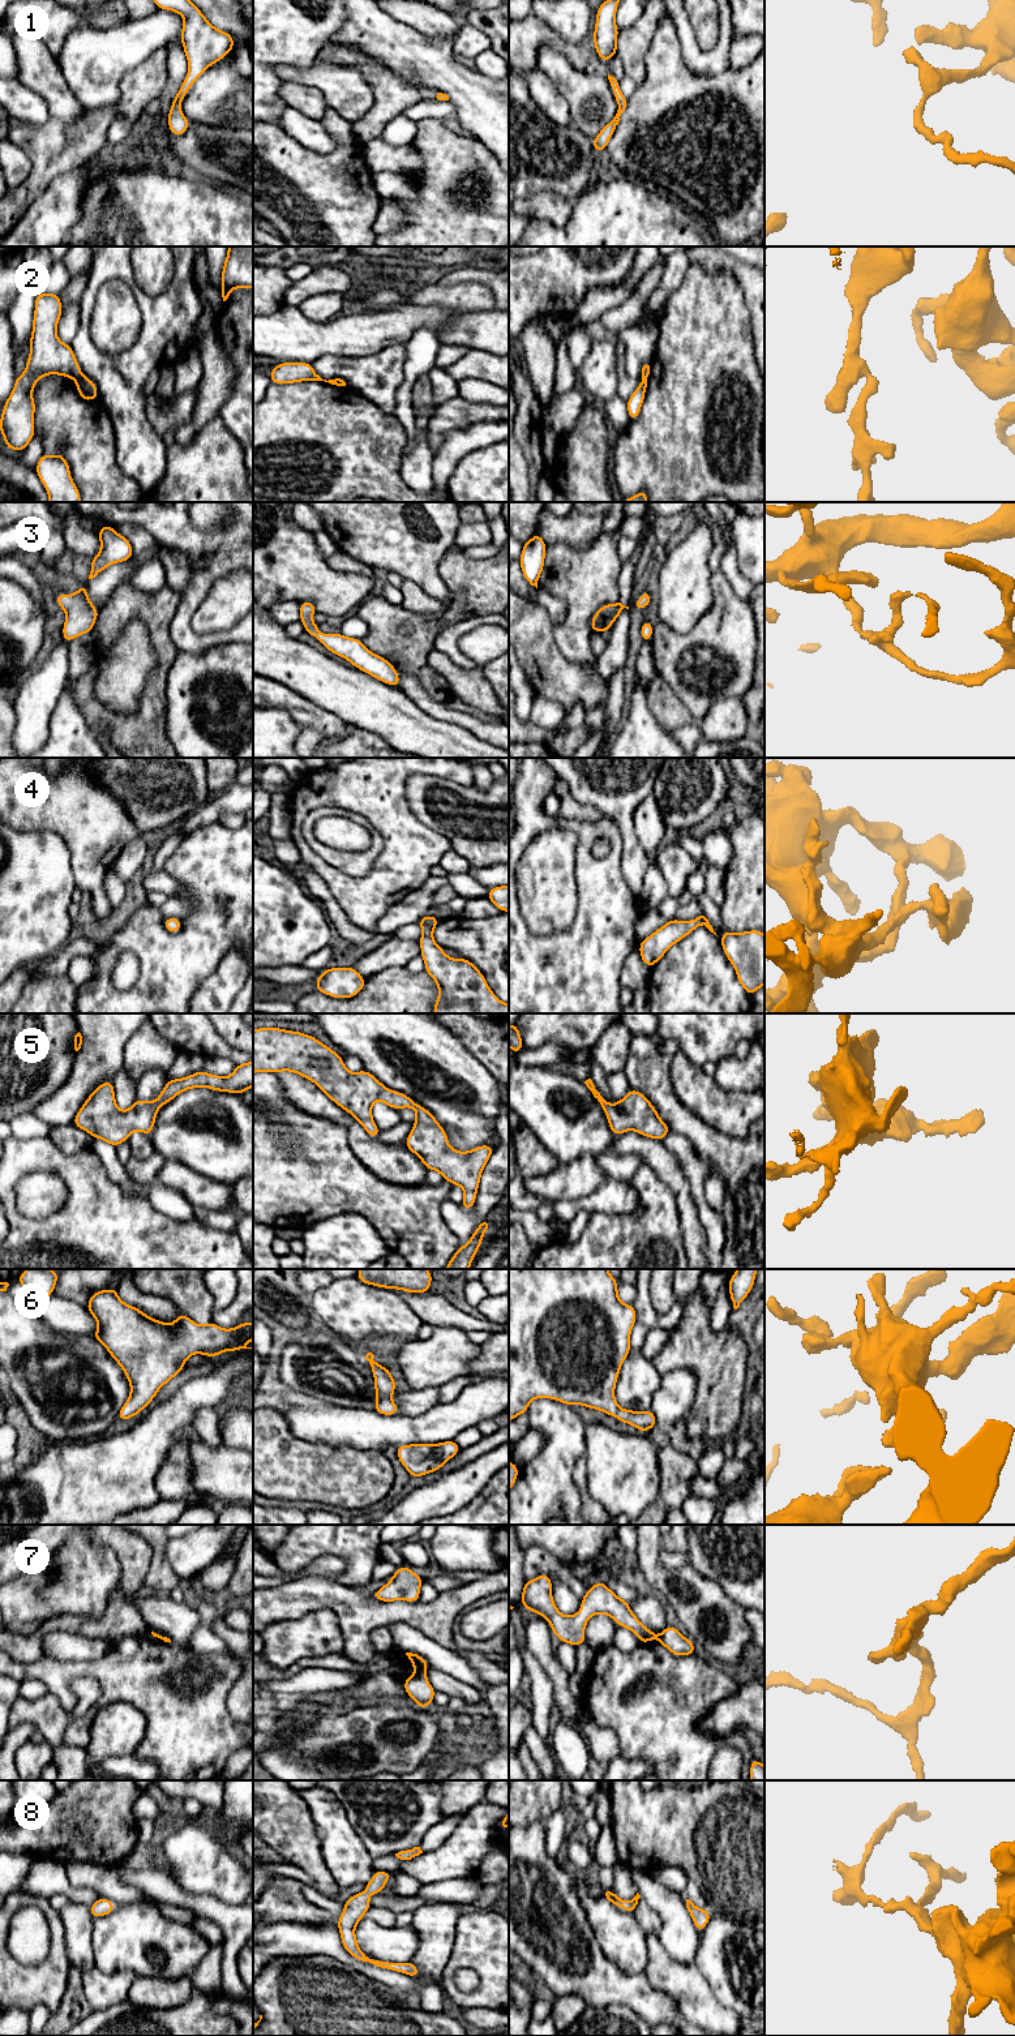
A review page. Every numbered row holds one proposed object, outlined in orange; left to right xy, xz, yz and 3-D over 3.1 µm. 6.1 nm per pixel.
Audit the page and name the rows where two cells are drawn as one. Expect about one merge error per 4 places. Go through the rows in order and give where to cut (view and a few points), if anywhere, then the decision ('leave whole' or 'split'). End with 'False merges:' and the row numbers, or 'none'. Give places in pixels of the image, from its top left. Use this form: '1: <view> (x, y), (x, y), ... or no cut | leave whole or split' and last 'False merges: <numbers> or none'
1: no cut | leave whole
2: xy (81, 374), (75, 380) | split
3: no cut | leave whole
4: no cut | leave whole
5: no cut | leave whole
6: no cut | leave whole
7: xz (423, 1670), (418, 1672) | split
8: no cut | leave whole
False merges: 2, 7

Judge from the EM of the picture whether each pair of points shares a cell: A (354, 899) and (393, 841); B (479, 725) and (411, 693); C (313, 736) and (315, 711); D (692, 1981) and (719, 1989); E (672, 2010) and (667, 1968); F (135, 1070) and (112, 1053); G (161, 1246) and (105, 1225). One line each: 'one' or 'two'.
A: one
B: one
C: two
D: two
E: two
F: two
G: one

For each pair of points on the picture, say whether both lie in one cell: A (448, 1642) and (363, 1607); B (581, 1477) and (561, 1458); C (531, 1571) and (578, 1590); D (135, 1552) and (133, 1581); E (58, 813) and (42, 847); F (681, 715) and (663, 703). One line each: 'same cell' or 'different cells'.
A: same cell
B: different cells
C: same cell
D: same cell
E: different cells
F: same cell

